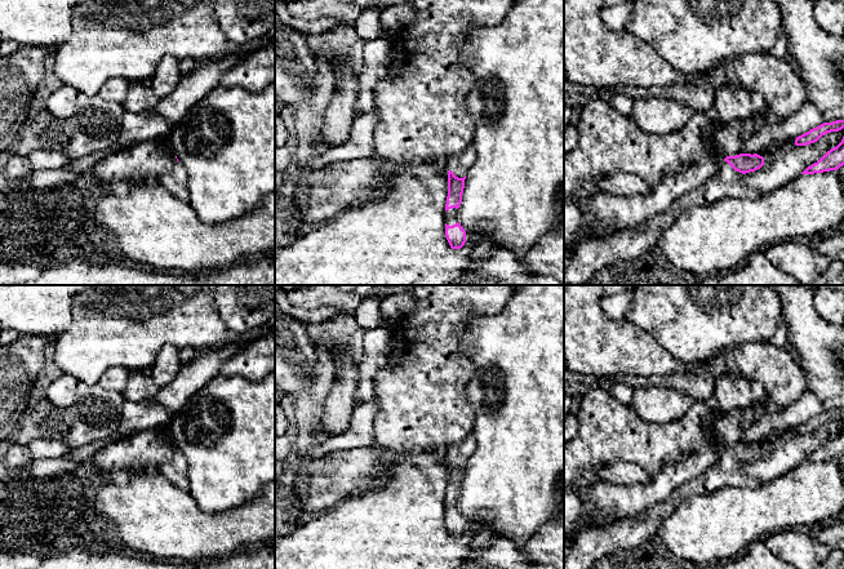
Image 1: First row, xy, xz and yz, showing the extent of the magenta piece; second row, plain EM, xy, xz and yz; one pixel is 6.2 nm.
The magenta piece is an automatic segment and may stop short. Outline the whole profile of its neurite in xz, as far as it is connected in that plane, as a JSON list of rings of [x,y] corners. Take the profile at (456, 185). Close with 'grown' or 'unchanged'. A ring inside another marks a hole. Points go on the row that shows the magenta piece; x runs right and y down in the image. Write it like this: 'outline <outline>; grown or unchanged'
outline [[[471,143],[462,154],[447,160],[448,196],[445,204],[445,236],[452,249],[461,249],[466,243],[466,231],[457,221],[457,210],[462,203],[466,174],[476,160]]]; grown

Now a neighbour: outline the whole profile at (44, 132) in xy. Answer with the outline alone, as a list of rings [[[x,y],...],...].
[[[40,110],[21,132],[12,148],[15,155],[27,156],[34,150],[66,151],[70,138],[68,124]]]

